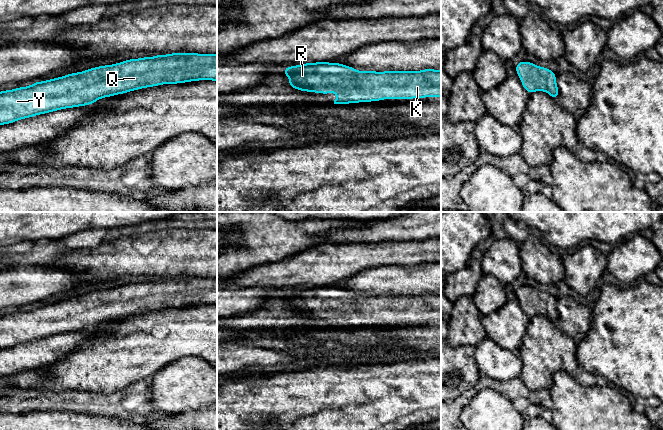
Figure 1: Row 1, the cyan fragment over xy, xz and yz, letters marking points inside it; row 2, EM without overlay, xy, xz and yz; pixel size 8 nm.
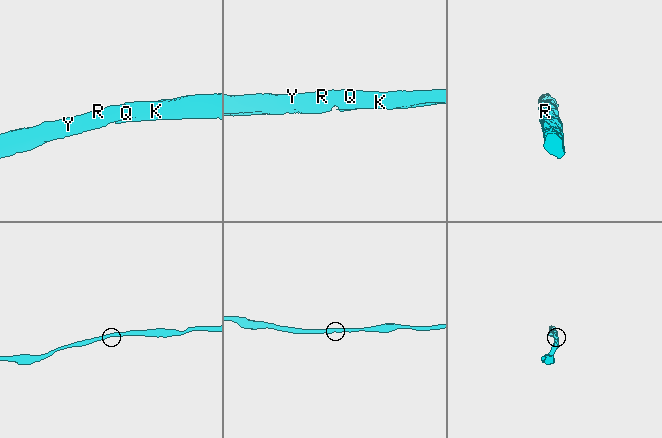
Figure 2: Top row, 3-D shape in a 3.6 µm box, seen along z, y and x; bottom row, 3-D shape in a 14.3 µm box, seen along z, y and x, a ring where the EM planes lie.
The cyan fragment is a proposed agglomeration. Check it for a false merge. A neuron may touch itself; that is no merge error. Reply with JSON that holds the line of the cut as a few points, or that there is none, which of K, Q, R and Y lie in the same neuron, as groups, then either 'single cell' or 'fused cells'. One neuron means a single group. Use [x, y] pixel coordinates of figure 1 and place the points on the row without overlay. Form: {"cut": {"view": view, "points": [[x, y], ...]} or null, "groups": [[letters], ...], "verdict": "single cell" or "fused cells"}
{"cut": null, "groups": [["K", "Q", "R", "Y"]], "verdict": "single cell"}

